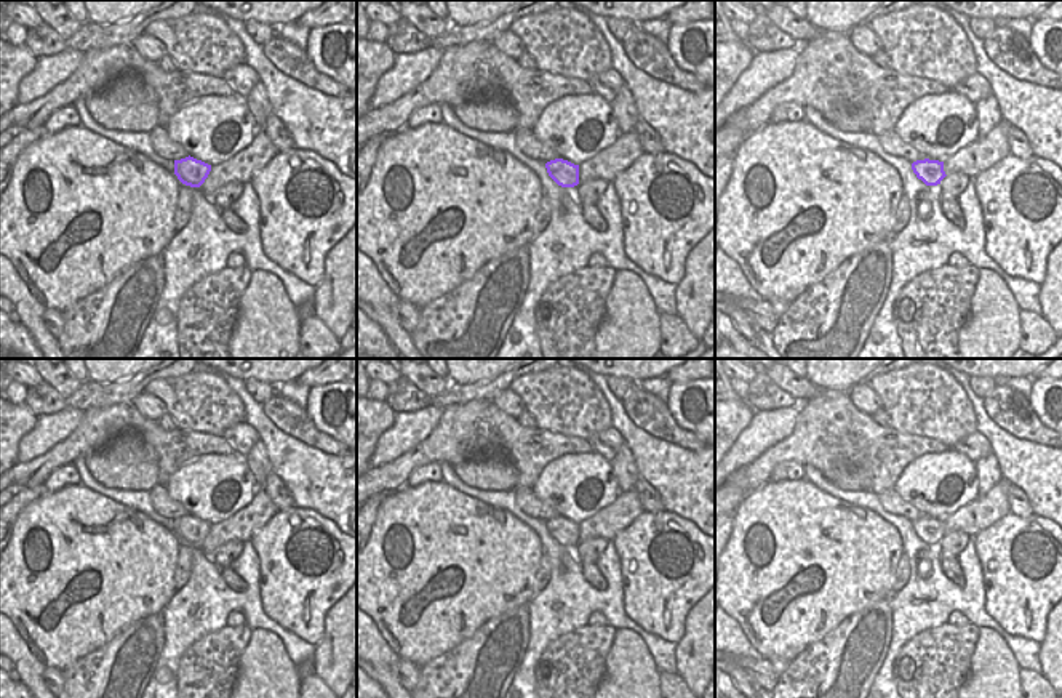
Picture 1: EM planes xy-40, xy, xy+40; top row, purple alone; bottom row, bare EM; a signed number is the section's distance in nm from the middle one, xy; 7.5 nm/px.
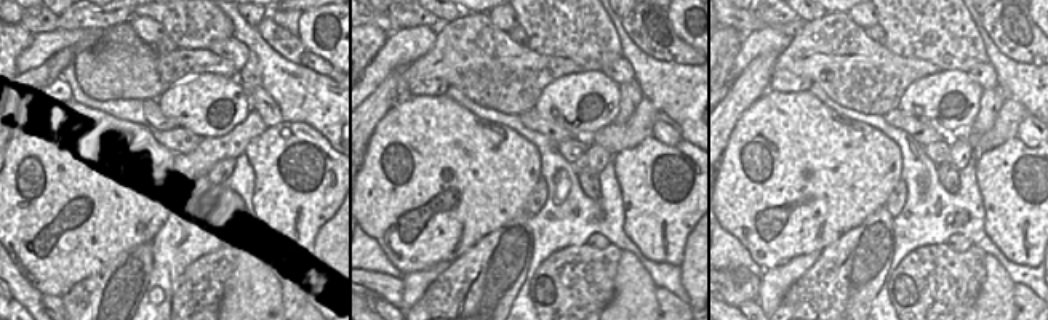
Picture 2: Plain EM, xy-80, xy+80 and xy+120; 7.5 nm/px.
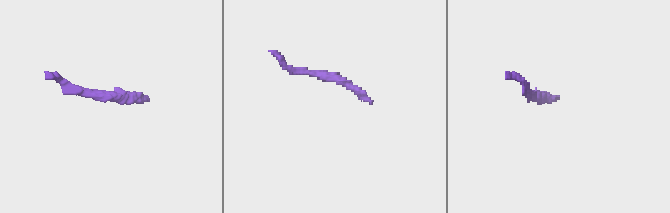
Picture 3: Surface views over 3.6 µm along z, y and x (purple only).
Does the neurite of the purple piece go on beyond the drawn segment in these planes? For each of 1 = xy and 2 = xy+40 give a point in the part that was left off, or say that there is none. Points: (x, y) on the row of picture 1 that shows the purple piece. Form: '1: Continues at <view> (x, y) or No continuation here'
1: No continuation here
2: No continuation here.

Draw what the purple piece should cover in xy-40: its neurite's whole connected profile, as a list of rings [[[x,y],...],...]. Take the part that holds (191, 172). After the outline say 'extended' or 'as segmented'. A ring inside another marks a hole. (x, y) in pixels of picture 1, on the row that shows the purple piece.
[[[186,157],[174,160],[174,174],[178,179],[190,187],[200,187],[211,171],[211,165],[197,160],[194,157]]] | as segmented

